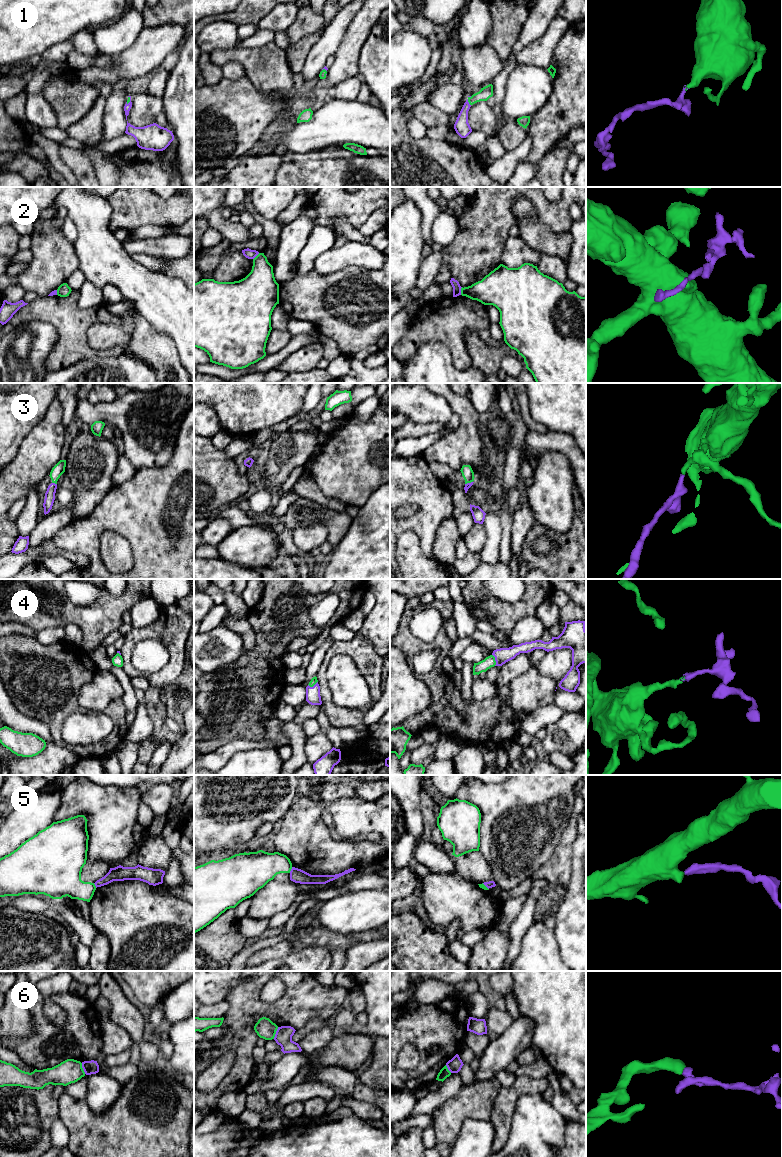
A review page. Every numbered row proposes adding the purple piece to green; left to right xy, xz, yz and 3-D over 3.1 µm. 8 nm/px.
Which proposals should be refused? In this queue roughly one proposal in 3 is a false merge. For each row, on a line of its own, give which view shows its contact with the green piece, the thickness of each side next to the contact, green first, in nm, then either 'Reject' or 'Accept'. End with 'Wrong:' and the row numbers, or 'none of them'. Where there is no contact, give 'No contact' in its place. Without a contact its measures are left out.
1: Touches green in yz. Thickness 100 nm (green) against 120 nm. Accept
2: Touches green in yz. Thickness 240 nm (green) against 70 nm. Reject
3: Touches green in xy. Thickness 90 nm (green) against 80 nm. Accept
4: Touches green in yz. Thickness 90 nm (green) against 120 nm. Accept
5: Touches green in xz. Thickness 260 nm (green) against 110 nm. Reject
6: Touches green in xz. Thickness 160 nm (green) against 140 nm. Reject
Wrong: 2, 5, 6

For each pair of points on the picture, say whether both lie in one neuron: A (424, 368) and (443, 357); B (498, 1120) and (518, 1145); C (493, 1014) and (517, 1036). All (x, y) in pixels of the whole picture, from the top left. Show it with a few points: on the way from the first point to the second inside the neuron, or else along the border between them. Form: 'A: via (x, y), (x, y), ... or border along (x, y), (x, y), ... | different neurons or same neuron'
A: via (429, 368), (438, 359) | same neuron
B: border along (514, 1111), (508, 1139), (503, 1146) | different neurons
C: border along (514, 1020), (503, 1032), (492, 1038) | different neurons

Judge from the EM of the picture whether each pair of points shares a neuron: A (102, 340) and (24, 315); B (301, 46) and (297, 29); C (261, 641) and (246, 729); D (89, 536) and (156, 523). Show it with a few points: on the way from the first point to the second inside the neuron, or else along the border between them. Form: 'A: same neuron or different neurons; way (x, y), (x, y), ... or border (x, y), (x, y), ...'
A: different neurons; border (106, 321), (87, 331), (87, 343), (95, 350)
B: different neurons; border (321, 28), (316, 33), (303, 36), (288, 47)
C: same neuron; way (261, 663), (256, 680), (247, 690), (246, 707)
D: same neuron; way (106, 523), (139, 523)

